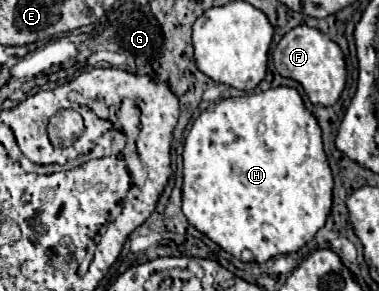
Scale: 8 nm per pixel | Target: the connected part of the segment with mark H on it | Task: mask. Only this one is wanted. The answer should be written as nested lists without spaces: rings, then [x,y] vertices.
[[[288,86],[270,88],[266,92],[256,92],[256,94],[250,94],[250,96],[240,96],[240,98],[226,98],[226,100],[220,100],[218,104],[214,104],[212,108],[204,110],[196,118],[192,130],[188,132],[188,136],[184,140],[184,152],[182,152],[182,158],[184,158],[182,212],[184,212],[184,216],[188,218],[190,226],[194,226],[198,232],[206,234],[212,242],[216,242],[222,250],[226,250],[234,258],[244,258],[248,262],[266,262],[266,260],[270,260],[272,256],[278,256],[278,254],[298,252],[324,226],[326,216],[330,214],[330,206],[332,206],[334,178],[332,178],[328,158],[326,158],[324,148],[322,148],[322,132],[320,132],[320,126],[318,126],[316,118],[306,110],[298,90],[288,88]]]

